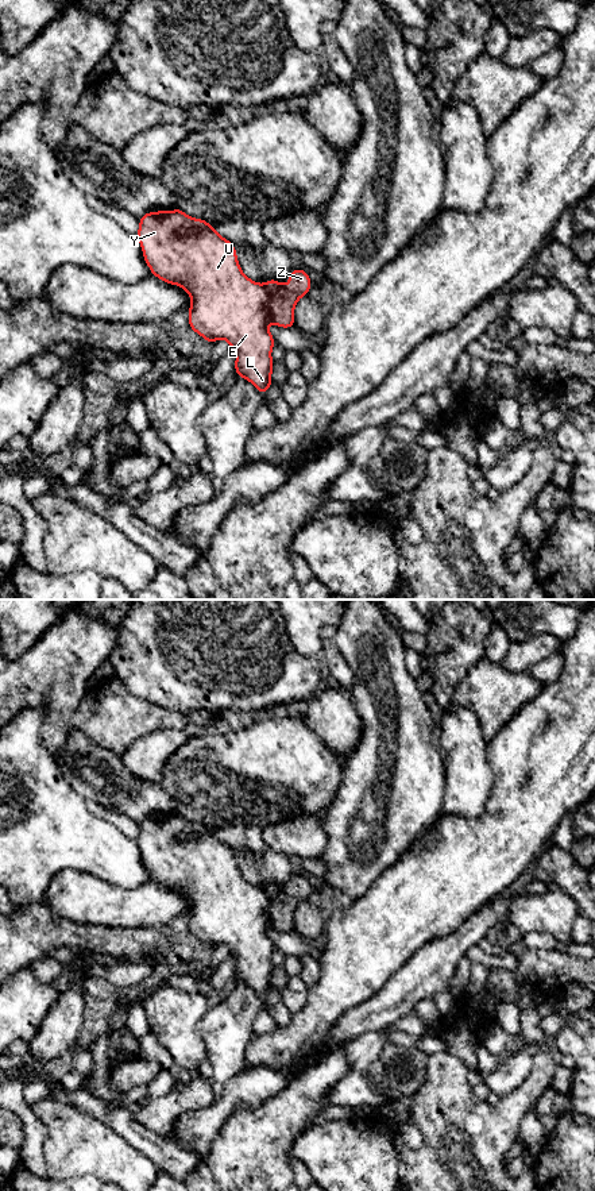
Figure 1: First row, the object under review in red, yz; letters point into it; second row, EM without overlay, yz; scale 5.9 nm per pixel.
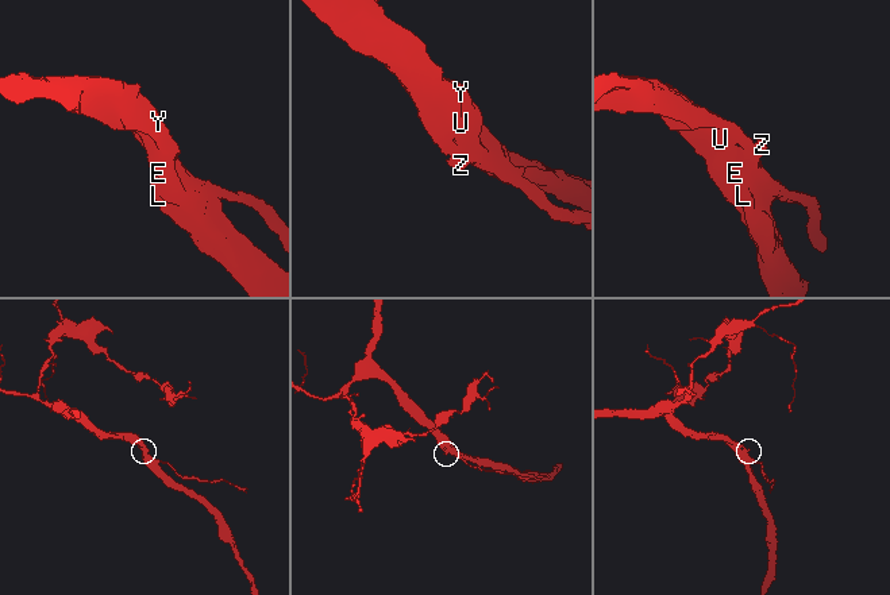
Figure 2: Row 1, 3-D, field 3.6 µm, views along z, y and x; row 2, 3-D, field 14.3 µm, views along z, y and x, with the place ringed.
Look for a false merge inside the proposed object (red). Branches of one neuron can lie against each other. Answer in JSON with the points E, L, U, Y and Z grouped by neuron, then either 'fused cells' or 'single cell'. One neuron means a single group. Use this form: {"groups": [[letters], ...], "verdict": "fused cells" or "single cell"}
{"groups": [["E", "L", "U", "Y", "Z"]], "verdict": "single cell"}

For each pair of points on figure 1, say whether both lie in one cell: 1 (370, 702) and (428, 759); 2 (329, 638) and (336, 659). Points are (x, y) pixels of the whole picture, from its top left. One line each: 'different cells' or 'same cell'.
1: same cell
2: same cell

